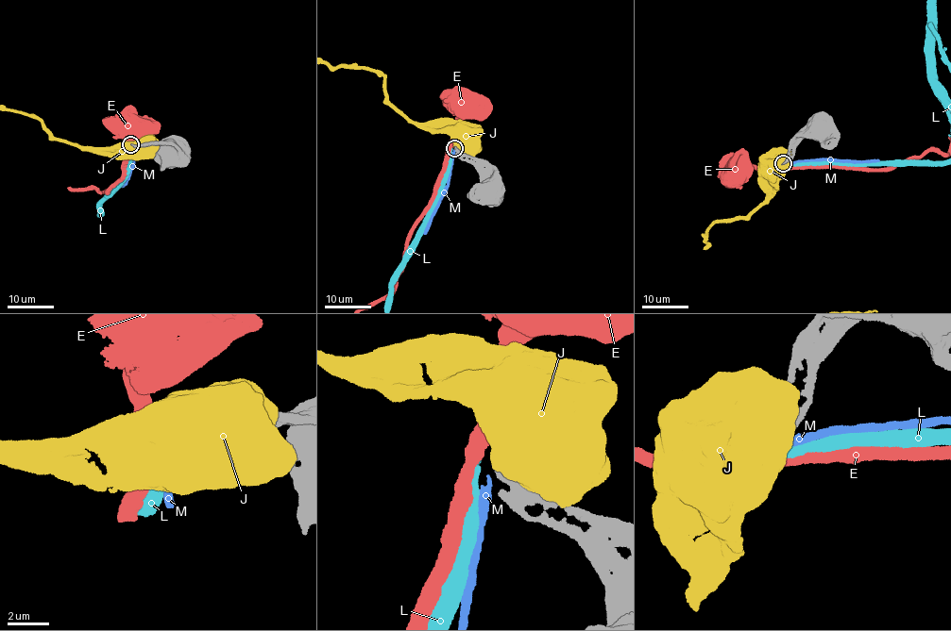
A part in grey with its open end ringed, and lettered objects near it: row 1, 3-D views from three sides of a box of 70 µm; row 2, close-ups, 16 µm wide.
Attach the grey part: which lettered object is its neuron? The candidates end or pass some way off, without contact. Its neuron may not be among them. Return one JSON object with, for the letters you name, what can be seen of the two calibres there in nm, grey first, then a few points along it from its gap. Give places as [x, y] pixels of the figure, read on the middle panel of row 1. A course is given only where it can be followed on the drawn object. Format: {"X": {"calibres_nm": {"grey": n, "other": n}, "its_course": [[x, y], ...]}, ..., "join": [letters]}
{"join": []}

